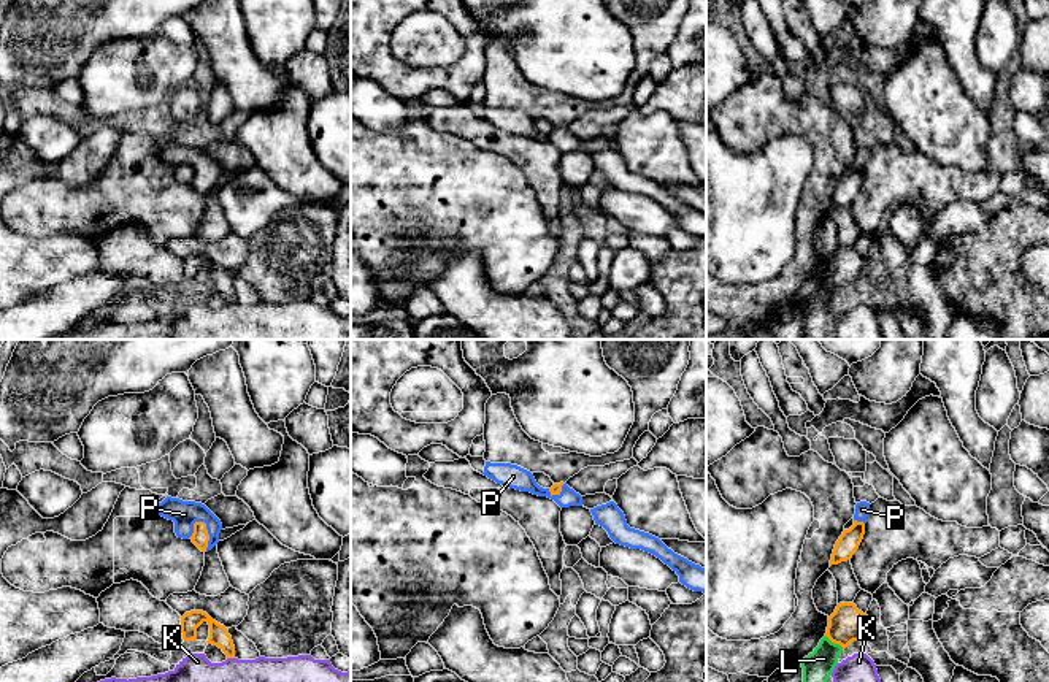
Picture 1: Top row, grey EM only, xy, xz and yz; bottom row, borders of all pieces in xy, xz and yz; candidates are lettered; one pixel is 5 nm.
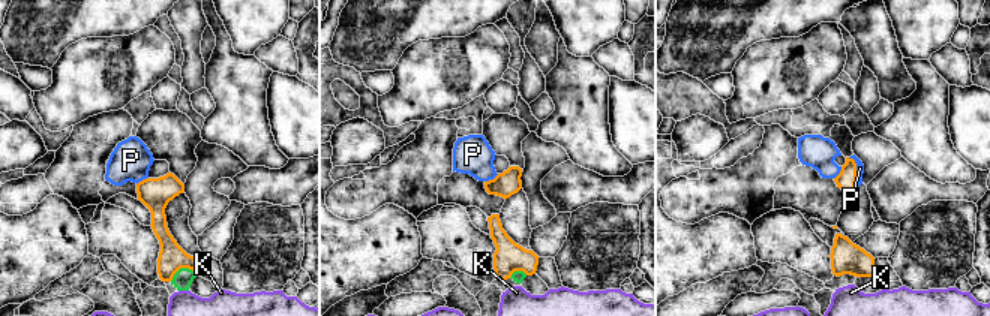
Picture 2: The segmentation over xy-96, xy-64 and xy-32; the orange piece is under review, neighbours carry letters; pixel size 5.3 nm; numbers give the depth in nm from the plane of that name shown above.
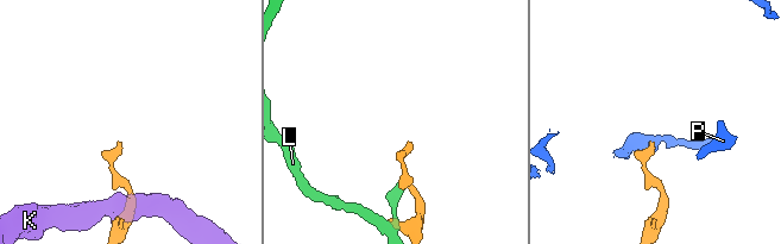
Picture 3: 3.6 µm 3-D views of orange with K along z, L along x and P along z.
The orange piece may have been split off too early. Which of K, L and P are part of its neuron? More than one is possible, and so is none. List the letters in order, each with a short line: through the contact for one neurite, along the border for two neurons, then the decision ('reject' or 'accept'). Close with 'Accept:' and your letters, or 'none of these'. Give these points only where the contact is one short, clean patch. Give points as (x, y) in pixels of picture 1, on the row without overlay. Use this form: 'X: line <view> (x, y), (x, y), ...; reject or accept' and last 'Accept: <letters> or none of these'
K: line xy (227, 302), (234, 303); reject
L: reject
P: line xy (200, 181), (207, 178), (203, 167), (184, 159); accept
Accept: P

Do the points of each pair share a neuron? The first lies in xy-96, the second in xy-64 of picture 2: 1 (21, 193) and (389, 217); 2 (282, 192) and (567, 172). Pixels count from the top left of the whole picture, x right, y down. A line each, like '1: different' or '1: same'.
1: different
2: same

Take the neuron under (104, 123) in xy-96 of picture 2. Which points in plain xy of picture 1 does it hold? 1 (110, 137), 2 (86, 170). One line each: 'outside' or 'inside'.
1: outside
2: outside

